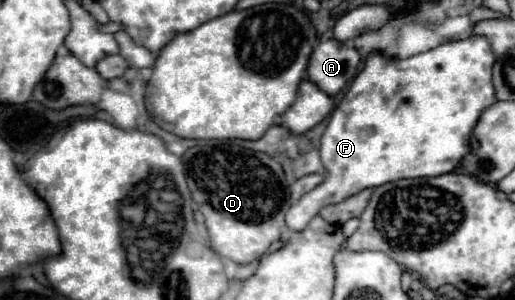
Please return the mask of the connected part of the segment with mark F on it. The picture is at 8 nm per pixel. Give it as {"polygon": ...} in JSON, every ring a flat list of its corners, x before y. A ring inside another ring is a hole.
{"polygon":[[468,37,464,41,450,41,430,51,418,53,410,59,396,61,380,53,372,53,362,73,330,115,320,143,320,157,326,167,322,185,314,187,286,213,290,231,302,231,322,207,344,201,368,187,378,187,388,181,408,177,436,177,450,173,460,165,460,159,472,149,472,129,480,113,496,101,492,85,494,53,484,37]]}

